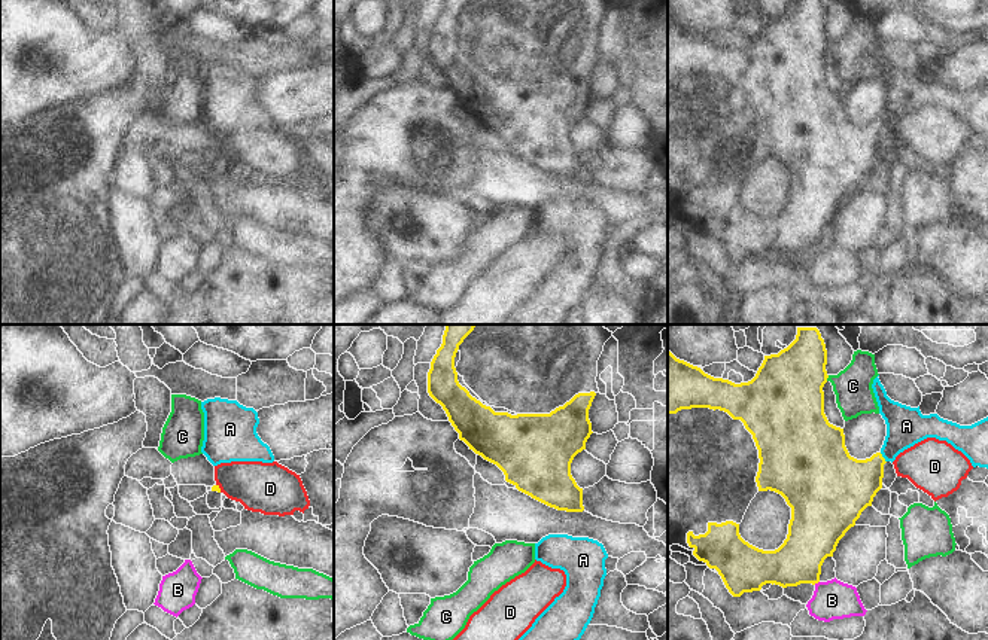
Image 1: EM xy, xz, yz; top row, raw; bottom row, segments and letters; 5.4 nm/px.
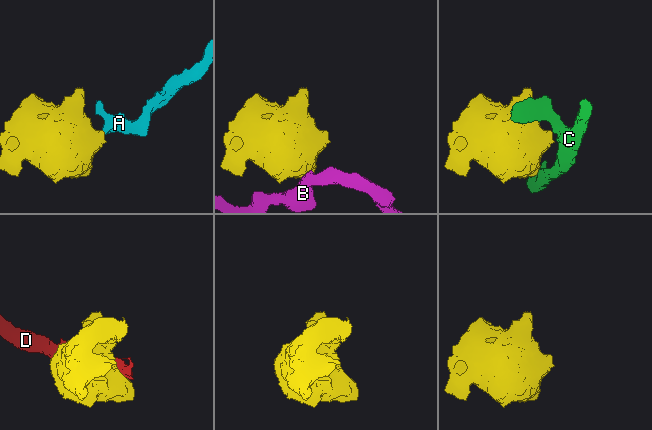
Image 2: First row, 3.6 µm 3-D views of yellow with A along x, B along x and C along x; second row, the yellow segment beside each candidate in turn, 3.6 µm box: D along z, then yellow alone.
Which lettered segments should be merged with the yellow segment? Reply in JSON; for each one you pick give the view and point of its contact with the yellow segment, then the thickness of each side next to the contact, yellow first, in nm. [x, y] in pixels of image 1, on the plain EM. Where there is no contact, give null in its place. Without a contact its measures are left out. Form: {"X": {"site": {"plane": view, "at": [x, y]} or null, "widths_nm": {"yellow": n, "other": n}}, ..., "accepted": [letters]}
{"A": {"site": {"plane": "yz", "at": [882, 124]}, "widths_nm": {"yellow": 300, "other": 220}}, "accepted": ["A"]}

